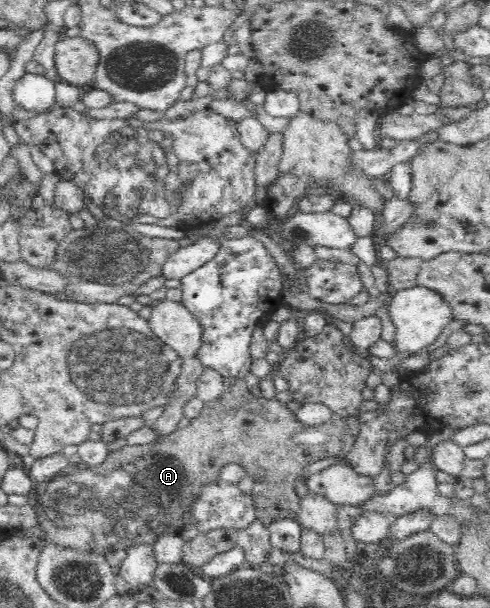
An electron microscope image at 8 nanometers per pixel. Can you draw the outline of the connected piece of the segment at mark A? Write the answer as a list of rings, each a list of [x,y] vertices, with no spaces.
[[[224,377],[222,396],[218,396],[216,400],[210,400],[210,402],[204,403],[202,412],[200,412],[196,418],[190,420],[190,424],[188,424],[186,428],[178,429],[169,437],[160,437],[156,442],[152,442],[152,444],[138,444],[138,446],[129,446],[126,444],[122,450],[108,457],[99,468],[81,464],[81,457],[76,453],[69,458],[70,465],[65,468],[62,473],[56,475],[49,481],[38,483],[28,495],[28,502],[35,508],[35,511],[39,515],[39,528],[46,533],[46,537],[48,537],[45,539],[46,541],[54,542],[54,544],[60,545],[61,547],[86,550],[92,553],[97,552],[102,555],[113,549],[126,549],[134,542],[154,543],[155,540],[162,535],[180,533],[180,531],[189,524],[189,519],[193,518],[191,509],[193,508],[192,506],[194,506],[194,502],[198,500],[198,496],[202,494],[202,490],[204,490],[208,484],[221,481],[222,468],[233,463],[242,467],[248,476],[252,478],[254,485],[250,495],[253,498],[257,520],[269,526],[274,520],[278,520],[278,518],[295,518],[295,520],[297,520],[296,514],[299,512],[299,501],[301,498],[298,497],[294,489],[296,478],[302,474],[306,466],[325,458],[340,457],[343,464],[346,464],[345,457],[348,452],[352,450],[358,432],[360,432],[360,422],[355,416],[335,416],[324,424],[307,426],[305,422],[298,420],[296,414],[294,414],[292,410],[288,410],[287,406],[282,404],[282,402],[278,402],[278,400],[274,398],[268,400],[268,398],[264,398],[264,396],[258,394],[257,391],[250,390],[245,384],[244,379]]]

